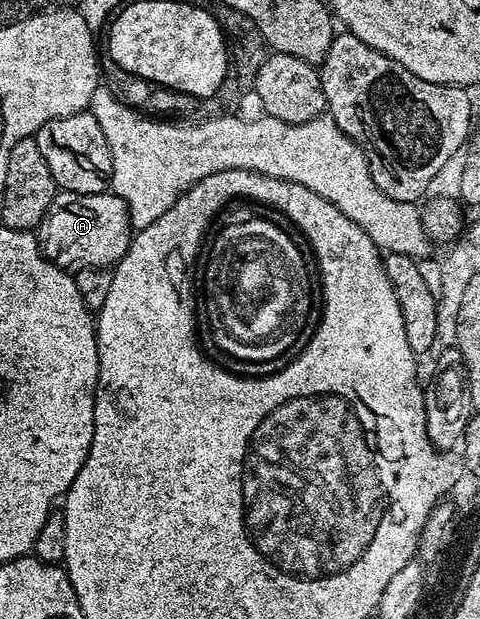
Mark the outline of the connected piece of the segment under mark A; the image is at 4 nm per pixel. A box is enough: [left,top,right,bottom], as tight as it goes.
[37,190,133,268]

